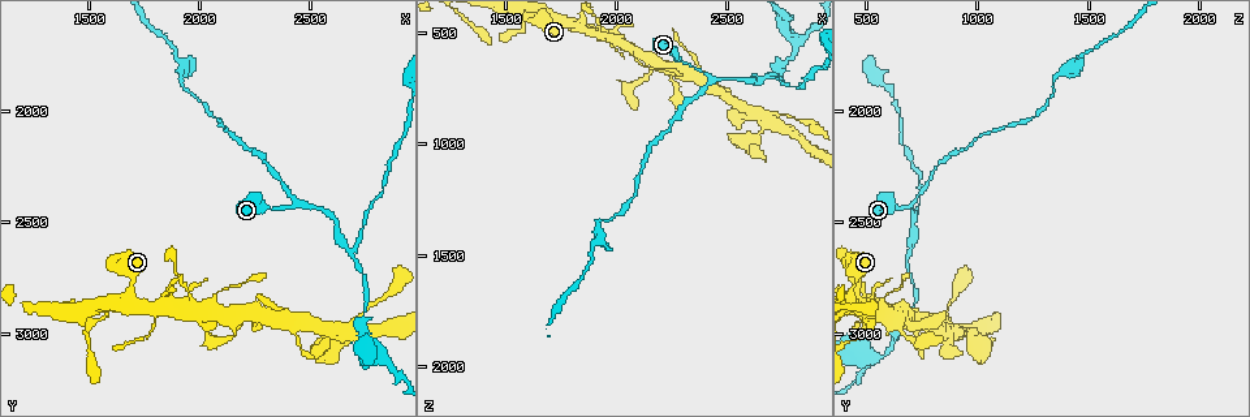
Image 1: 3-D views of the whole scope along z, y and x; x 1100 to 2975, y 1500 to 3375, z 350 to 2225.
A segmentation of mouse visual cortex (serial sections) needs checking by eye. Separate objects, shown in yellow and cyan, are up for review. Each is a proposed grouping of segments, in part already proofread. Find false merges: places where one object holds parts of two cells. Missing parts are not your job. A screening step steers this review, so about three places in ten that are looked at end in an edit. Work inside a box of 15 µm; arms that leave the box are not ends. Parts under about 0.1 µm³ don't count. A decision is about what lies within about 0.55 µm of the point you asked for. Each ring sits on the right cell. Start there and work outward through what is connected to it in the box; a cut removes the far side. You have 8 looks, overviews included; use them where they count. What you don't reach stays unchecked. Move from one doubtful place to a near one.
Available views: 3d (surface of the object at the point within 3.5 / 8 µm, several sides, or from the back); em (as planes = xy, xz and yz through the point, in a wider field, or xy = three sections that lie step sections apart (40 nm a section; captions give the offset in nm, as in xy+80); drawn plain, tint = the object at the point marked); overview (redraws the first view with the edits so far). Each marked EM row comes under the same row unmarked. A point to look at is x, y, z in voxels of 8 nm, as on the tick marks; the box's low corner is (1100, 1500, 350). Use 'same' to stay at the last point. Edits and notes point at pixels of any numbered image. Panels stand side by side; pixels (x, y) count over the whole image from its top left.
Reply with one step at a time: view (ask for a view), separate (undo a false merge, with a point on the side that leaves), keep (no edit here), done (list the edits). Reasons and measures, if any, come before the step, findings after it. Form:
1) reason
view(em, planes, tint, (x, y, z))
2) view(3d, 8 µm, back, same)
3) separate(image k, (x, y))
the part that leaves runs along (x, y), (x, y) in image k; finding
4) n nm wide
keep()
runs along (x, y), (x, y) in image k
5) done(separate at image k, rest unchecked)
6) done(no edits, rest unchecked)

four arms meet
view(em, xy, step 1, tint, (1840, 2890, 460))

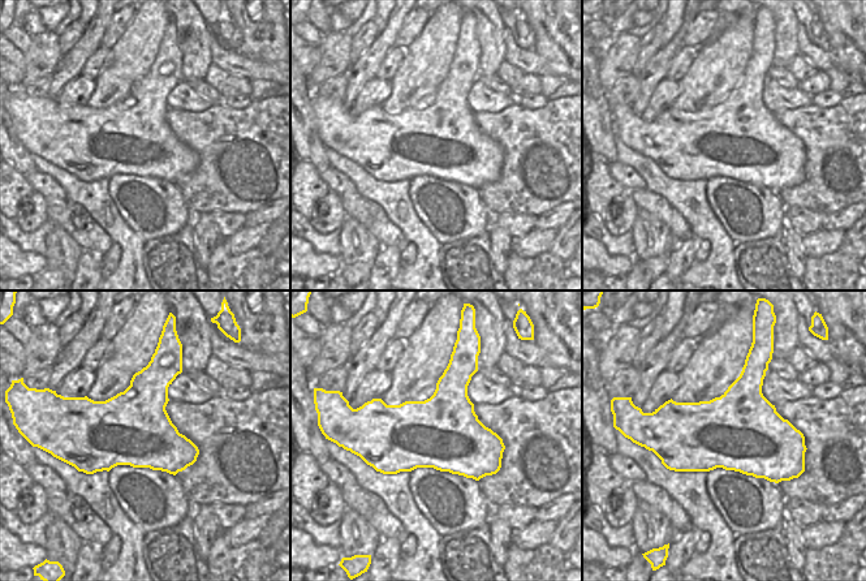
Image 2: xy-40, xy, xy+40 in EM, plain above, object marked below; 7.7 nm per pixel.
see where the arms go
view(3d, 3.5 µm, same)

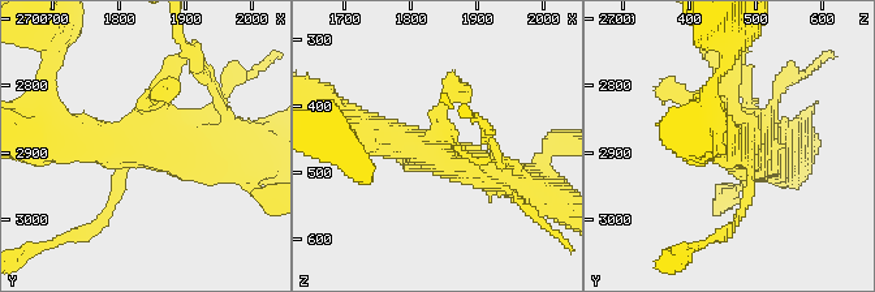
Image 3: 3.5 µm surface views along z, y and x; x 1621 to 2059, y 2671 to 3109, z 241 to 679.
550 nm wide
keep()
runs along (354, 124), (517, 184) in image 3; continuous, no second cell

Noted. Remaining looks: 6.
sharp bend
view(3d, 3.5 µm, (2410, 2420, 710))

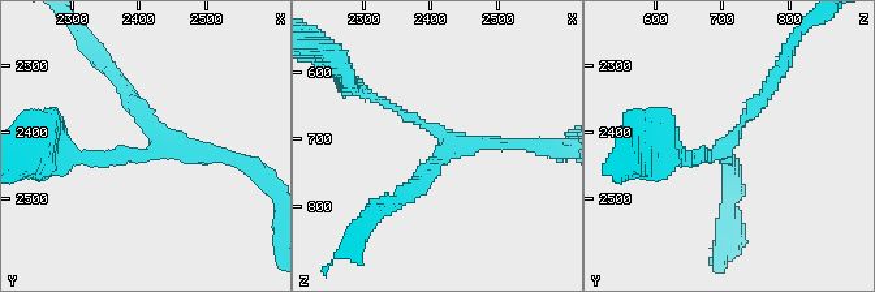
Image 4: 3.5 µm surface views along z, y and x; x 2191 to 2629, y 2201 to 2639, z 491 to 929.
3 arms; arms of 100, 150, 200 nm
view(em, xy, step 1, tint, (2420, 2420, 705))

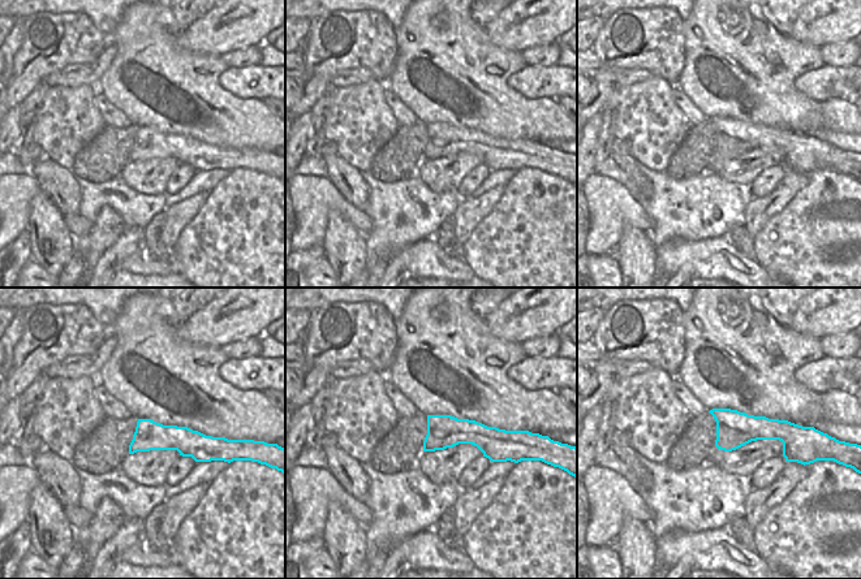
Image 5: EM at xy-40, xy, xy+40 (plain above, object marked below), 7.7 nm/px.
keep()
runs along (207, 443), (143, 440), (132, 449) in image 5; one cell here

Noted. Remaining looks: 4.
side arm on a straight run
view(3d, 3.5 µm, (2670, 2630, 700))

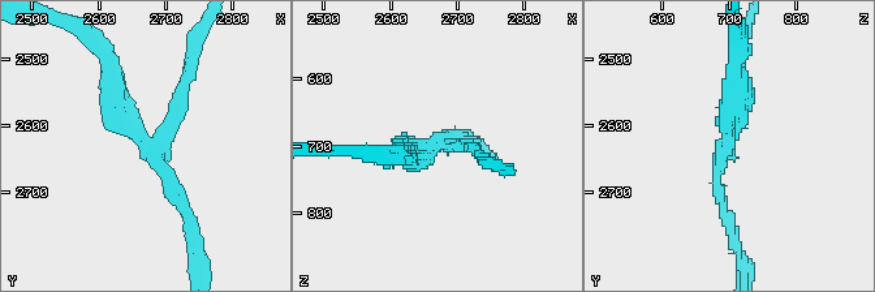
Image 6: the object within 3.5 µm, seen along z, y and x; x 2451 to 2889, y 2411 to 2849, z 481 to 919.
3 arms; arms of 150, 150, 250 nm
view(em, xy, step 3, tint, (2675, 2625, 700))

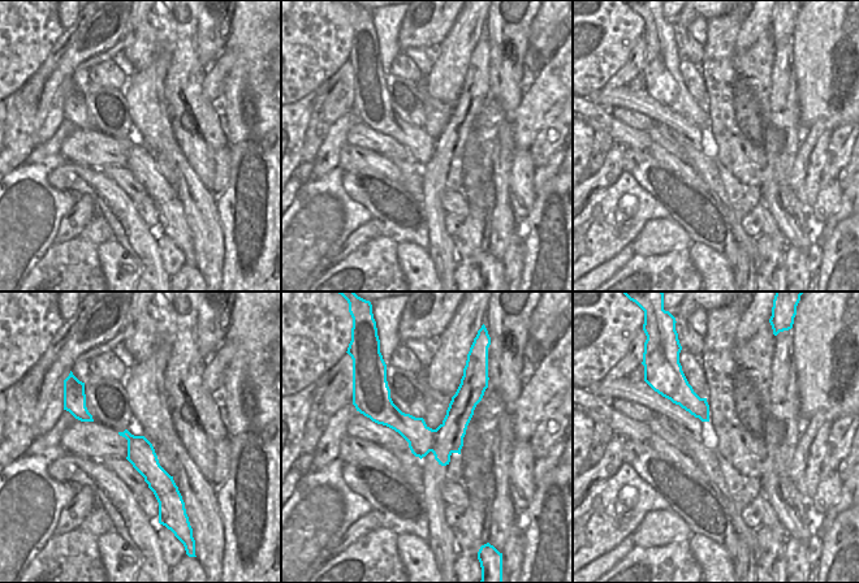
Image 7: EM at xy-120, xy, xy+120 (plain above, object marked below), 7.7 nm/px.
cut it another way
view(em, planes, tint, same)

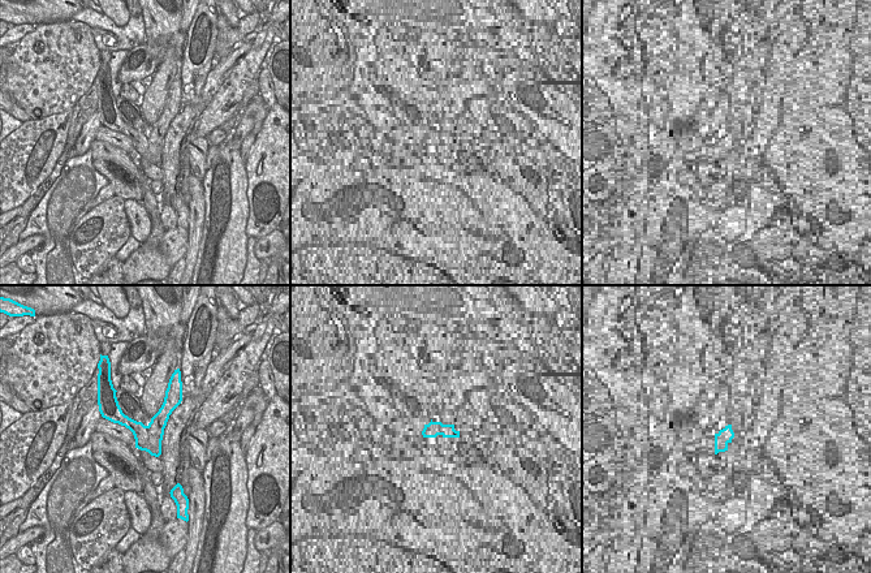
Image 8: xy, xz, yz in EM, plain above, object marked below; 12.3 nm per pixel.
separate(image 6, (182, 95))
the part that leaves runs along (160, 134), (177, 110), (197, 34) in image 6; two cells meet here

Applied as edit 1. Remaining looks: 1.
done(separate at image 6, rest unchecked)

